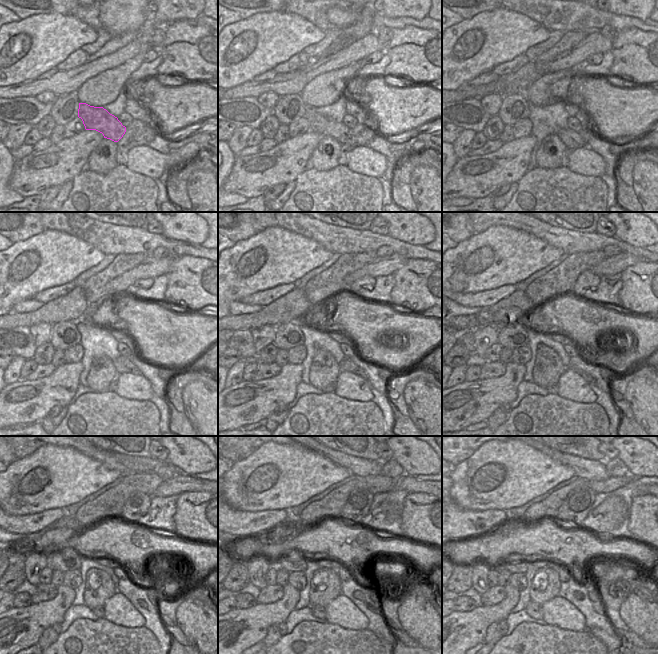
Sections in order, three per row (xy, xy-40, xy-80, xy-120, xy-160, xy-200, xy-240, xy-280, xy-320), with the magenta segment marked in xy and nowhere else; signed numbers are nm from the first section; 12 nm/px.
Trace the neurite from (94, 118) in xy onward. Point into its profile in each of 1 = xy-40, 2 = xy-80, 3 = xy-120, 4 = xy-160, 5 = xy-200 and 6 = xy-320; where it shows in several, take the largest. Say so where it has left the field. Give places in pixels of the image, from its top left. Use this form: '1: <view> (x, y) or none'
1: xy-40 (320, 124)
2: xy-80 (572, 139)
3: xy-120 (122, 364)
4: xy-160 (347, 364)
5: xy-200 (587, 377)
6: xy-320 (598, 608)

